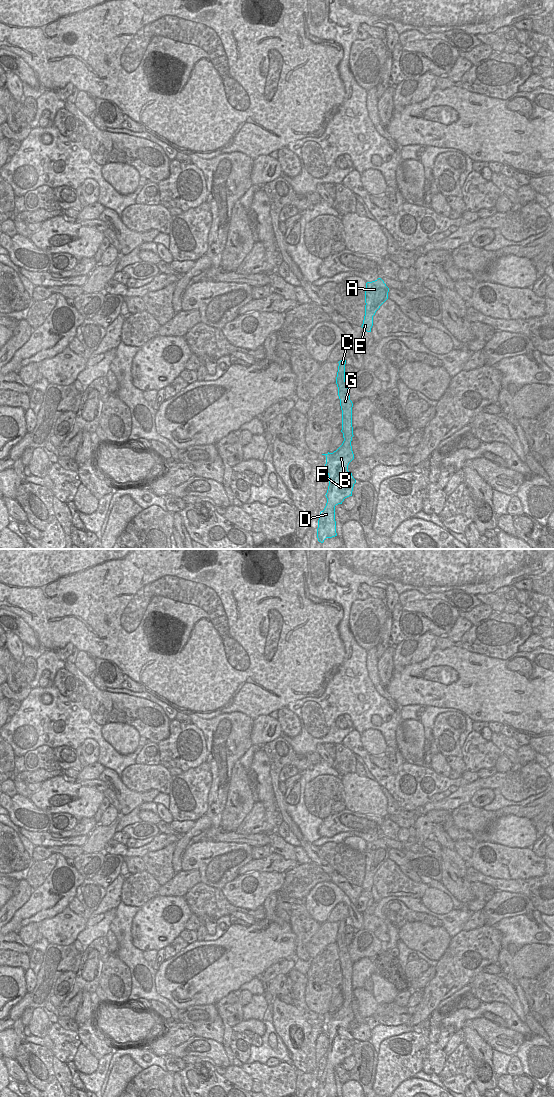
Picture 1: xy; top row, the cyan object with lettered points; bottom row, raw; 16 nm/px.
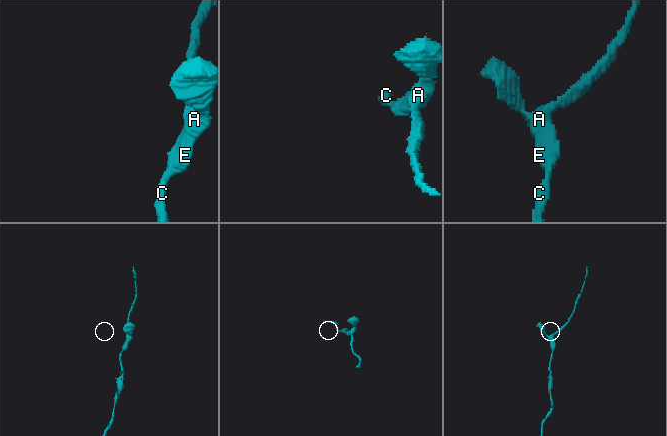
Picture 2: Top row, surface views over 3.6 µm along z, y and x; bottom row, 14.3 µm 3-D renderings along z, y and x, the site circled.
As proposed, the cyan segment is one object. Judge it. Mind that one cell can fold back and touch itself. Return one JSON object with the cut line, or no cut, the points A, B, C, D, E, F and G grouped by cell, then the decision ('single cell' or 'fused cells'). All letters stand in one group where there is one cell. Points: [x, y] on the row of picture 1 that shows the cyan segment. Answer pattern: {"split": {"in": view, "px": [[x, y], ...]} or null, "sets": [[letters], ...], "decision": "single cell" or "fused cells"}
{"split": null, "sets": [["A", "B", "C", "D", "E", "F", "G"]], "decision": "single cell"}

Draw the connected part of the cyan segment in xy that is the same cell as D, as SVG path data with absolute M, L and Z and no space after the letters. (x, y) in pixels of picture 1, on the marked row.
M346 360L338 362L336 384L342 410L342 430L344 441L333 453L322 454L326 456L326 464L322 467L329 475L329 486L326 493L327 503L320 512L317 528L318 541L323 543L326 538L337 536L335 521L335 506L342 504L345 498L352 496L356 480L348 471L349 463L354 459L351 441L353 435L352 407L348 385L345 382Z

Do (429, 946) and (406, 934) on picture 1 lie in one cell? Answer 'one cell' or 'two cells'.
one cell

